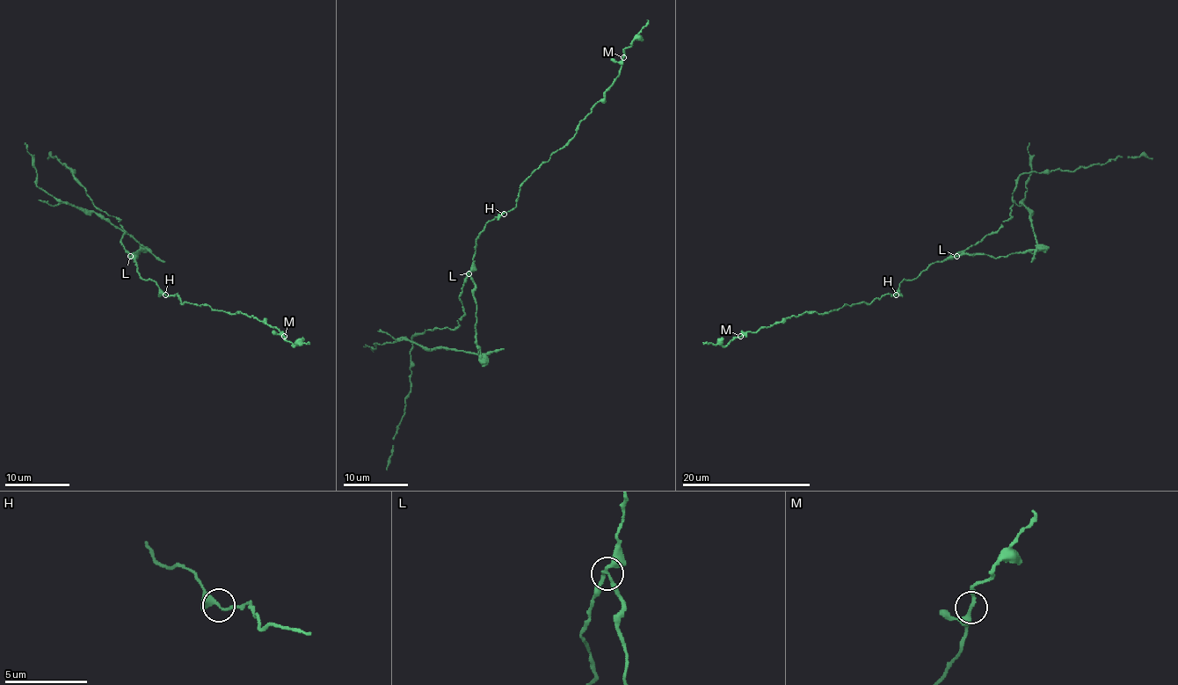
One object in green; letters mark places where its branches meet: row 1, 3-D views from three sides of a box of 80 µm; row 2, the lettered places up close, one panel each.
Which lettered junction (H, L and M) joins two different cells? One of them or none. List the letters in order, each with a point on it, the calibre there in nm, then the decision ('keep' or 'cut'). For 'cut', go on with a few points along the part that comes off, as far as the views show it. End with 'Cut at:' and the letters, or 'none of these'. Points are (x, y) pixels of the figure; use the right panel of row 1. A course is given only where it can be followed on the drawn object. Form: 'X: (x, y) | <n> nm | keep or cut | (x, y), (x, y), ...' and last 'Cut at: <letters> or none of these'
H: (896, 295) | 240 nm | keep
L: (956, 256) | 200 nm | cut | (956, 256), (981, 254), (1000, 258), (1037, 248), (1031, 212), (1021, 202), (1031, 172), (1029, 143)
M: (740, 336) | 190 nm | keep
Cut at: L

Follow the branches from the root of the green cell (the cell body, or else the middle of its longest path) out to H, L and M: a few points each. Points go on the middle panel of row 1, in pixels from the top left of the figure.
H: (475, 244), (483, 228), (504, 214)
L: (475, 244), (473, 264), (469, 273)
M: (475, 244), (490, 222), (515, 206), (521, 185), (575, 134), (577, 127), (604, 98), (618, 75), (623, 57)

